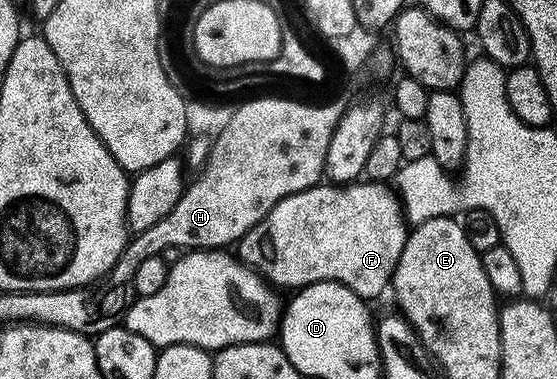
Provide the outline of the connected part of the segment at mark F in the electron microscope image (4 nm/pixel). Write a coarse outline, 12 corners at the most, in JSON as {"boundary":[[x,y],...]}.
{"boundary":[[319,185],[240,240],[273,288],[389,294],[409,234],[391,186]]}

